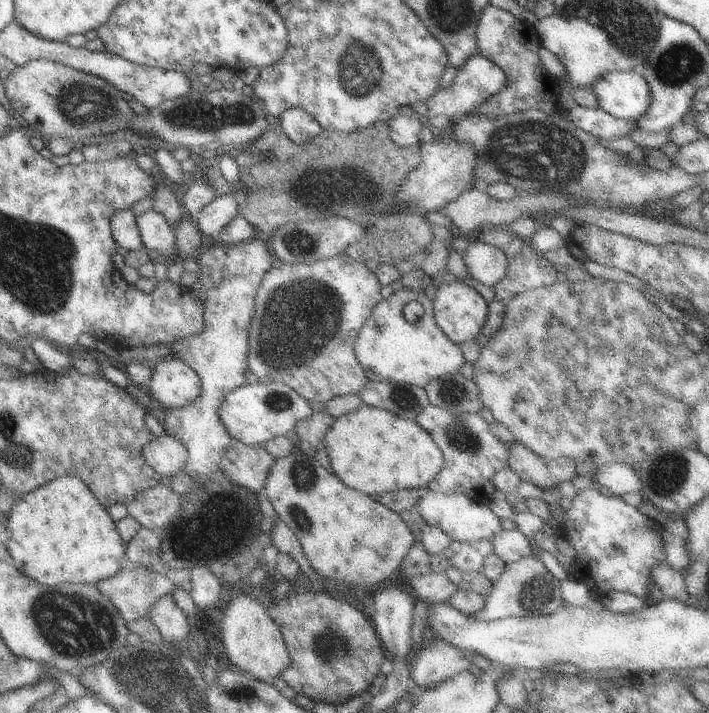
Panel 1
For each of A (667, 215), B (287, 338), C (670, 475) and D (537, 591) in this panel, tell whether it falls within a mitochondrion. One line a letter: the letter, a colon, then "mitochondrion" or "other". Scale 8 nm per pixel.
A: other
B: mitochondrion
C: mitochondrion
D: mitochondrion

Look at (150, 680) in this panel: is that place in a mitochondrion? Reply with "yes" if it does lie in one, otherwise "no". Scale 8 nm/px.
yes

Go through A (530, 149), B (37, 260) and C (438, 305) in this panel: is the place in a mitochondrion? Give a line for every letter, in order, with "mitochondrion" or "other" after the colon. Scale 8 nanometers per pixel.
A: mitochondrion
B: mitochondrion
C: other

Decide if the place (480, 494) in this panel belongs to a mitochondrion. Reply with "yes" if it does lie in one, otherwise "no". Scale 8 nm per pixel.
no

